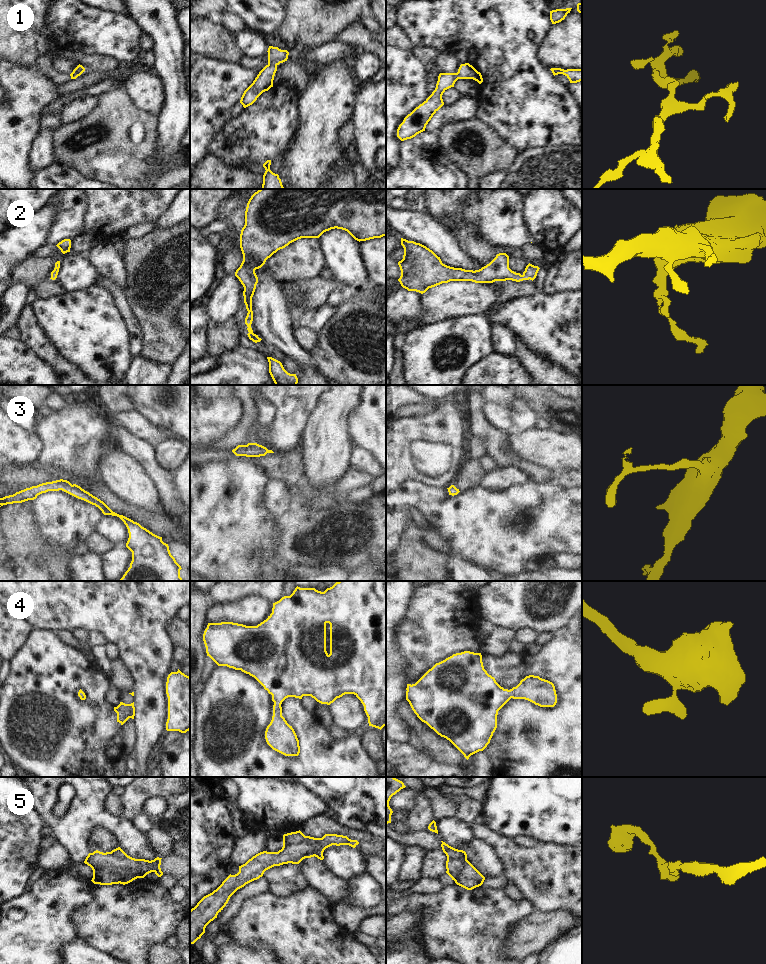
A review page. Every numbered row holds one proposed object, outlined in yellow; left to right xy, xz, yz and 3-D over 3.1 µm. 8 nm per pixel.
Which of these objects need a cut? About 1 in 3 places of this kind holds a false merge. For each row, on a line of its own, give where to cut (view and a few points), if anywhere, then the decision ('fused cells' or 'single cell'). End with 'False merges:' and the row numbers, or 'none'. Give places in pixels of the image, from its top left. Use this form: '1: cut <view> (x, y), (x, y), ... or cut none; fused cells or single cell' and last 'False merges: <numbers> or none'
1: cut none; single cell
2: cut none; single cell
3: cut none; single cell
4: cut none; single cell
5: cut yz (454, 851), (463, 862), (463, 869), (455, 881); fused cells
False merges: 5

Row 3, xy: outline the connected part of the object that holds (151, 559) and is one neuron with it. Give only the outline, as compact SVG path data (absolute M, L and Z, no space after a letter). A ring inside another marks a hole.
M60 479L26 488L0 498L0 505L34 500L42 493L59 490L95 505L104 515L119 517L126 525L129 533L126 547L132 552L132 561L118 581L183 581L180 577L182 568L171 555L169 546L162 541L162 537L153 534L139 523L113 512L103 501L67 480Z

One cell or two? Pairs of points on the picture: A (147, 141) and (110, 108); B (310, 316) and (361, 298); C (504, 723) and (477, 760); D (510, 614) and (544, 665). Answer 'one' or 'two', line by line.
A: one
B: two
C: two
D: two

